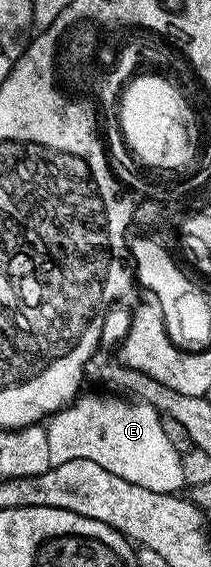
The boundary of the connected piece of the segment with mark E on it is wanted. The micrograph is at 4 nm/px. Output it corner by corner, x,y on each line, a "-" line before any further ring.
86,397
75,400
73,403
65,406
49,418
46,425
46,434
48,435
48,459
50,464
54,464
55,461
61,463
68,463
68,459
92,459
96,463
100,463
100,467
104,467
108,471
112,471
112,475
120,475
120,479
128,479
128,483
136,483
136,487
148,487
148,491
156,491
157,493
172,493
177,494
184,486
184,471
180,467
182,462
182,454
176,451
176,448
172,447
171,440
164,435
164,429
161,426
162,417
157,421
154,421
154,415
156,413
150,405
118,405
113,399
107,399
105,401
102,397

